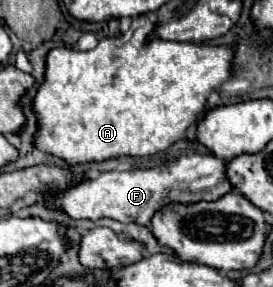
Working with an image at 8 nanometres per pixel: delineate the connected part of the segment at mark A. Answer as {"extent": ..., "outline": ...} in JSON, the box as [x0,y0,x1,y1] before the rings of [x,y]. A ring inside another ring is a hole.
{"extent":[33,16,233,164],"outline":[[[139,16],[125,34],[117,38],[103,38],[93,50],[49,50],[45,58],[43,82],[33,96],[33,112],[37,116],[33,144],[37,150],[49,152],[67,164],[87,164],[119,156],[153,156],[185,136],[185,130],[193,126],[205,110],[207,96],[229,80],[233,48],[167,40],[151,40],[145,44],[151,30],[153,22],[147,16]]]}

